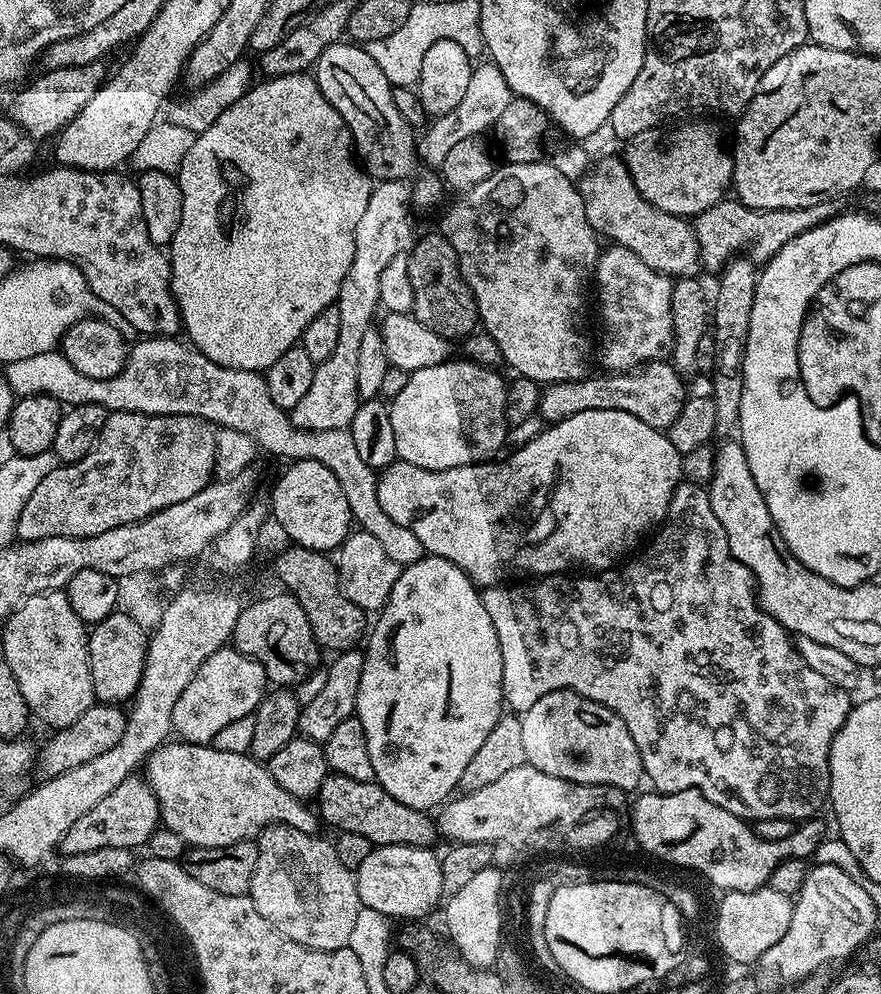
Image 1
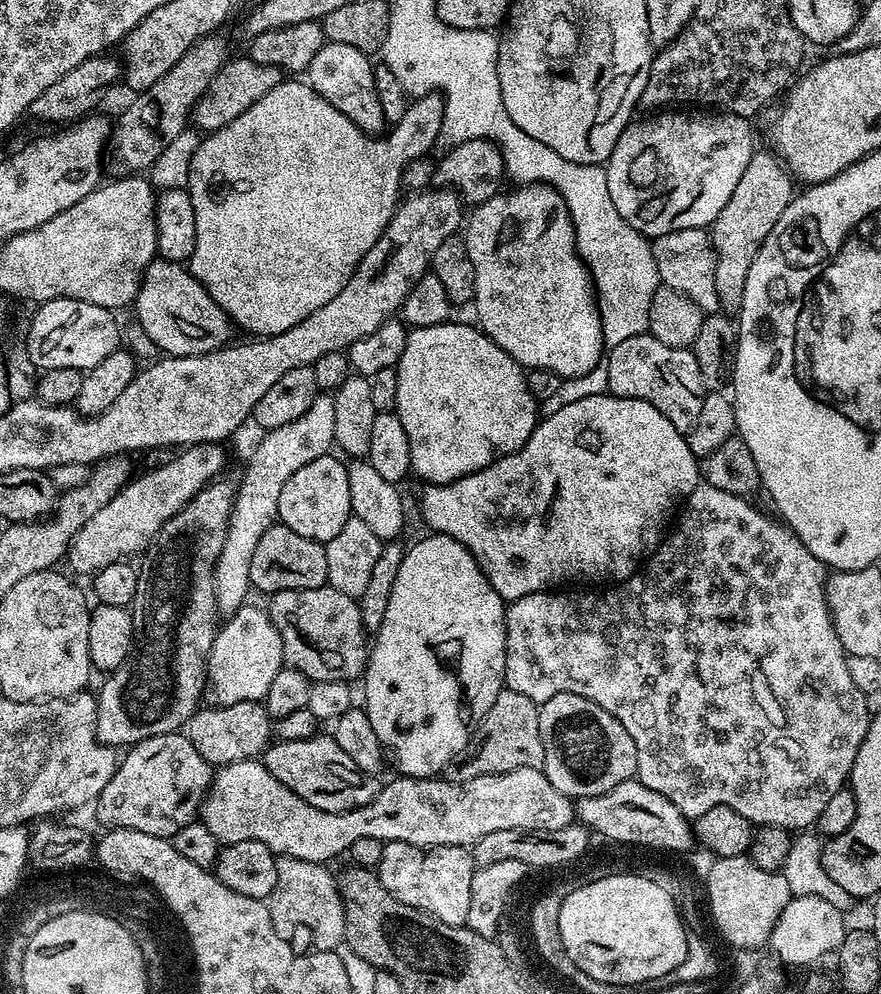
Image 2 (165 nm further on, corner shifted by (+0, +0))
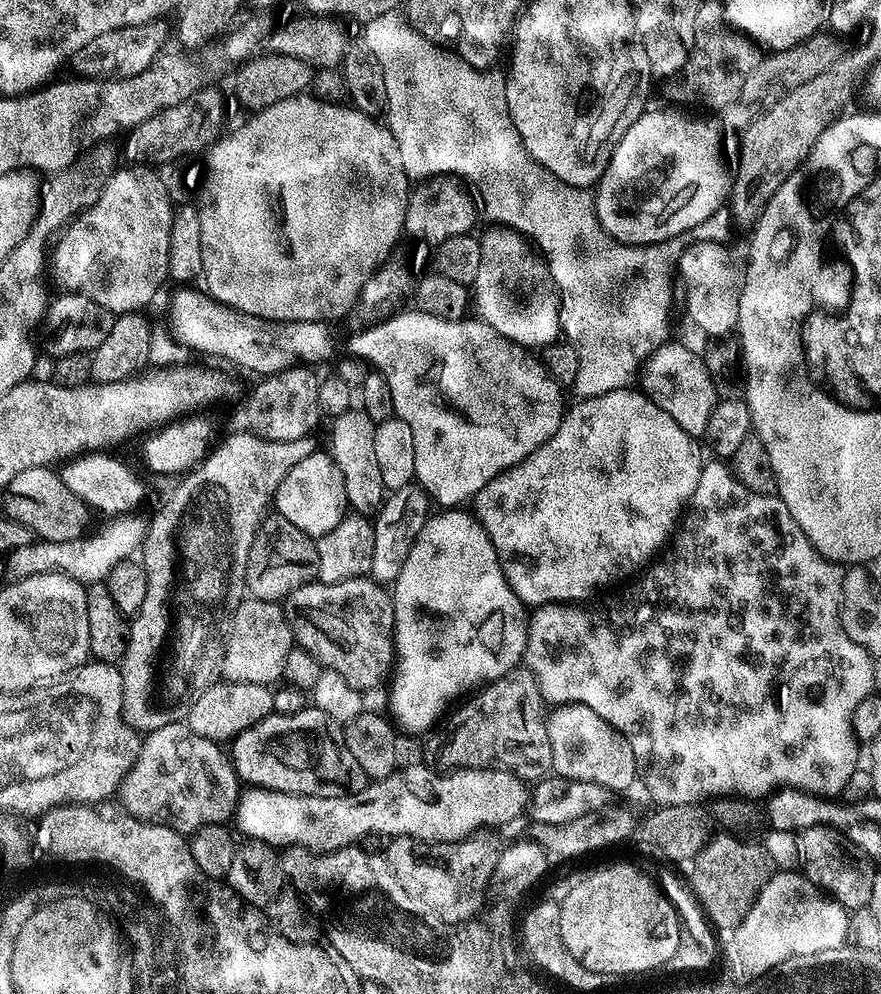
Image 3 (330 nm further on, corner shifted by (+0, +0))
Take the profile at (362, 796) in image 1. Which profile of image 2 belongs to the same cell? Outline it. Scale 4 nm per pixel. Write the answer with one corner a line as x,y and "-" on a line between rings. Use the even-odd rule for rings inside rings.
317,734
301,740
276,740
262,753
262,762
282,786
294,790
298,798
327,812
349,812
374,802
382,784
373,773
358,770
331,734

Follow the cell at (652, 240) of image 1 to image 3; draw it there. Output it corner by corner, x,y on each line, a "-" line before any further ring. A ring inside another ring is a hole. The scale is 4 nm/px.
718,240
698,241
681,254
678,263
680,276
684,279
684,304
688,307
688,316
706,335
712,336
708,338
727,337
738,322
742,272
739,267
736,269
724,246

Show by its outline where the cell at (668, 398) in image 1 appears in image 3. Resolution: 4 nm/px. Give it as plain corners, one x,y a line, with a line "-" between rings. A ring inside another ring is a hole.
675,342
663,344
644,361
638,380
639,383
644,383
642,385
644,395
672,418
687,436
703,437
706,422
710,422
710,414
718,397
704,365
704,357
699,351
691,352
686,345

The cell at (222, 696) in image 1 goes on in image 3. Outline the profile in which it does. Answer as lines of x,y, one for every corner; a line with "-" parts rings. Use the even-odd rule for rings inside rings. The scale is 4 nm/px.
245,598
230,616
230,631
226,636
224,661
220,667
223,679
275,685
283,677
286,654
290,654
292,647
292,631
283,607
274,600

